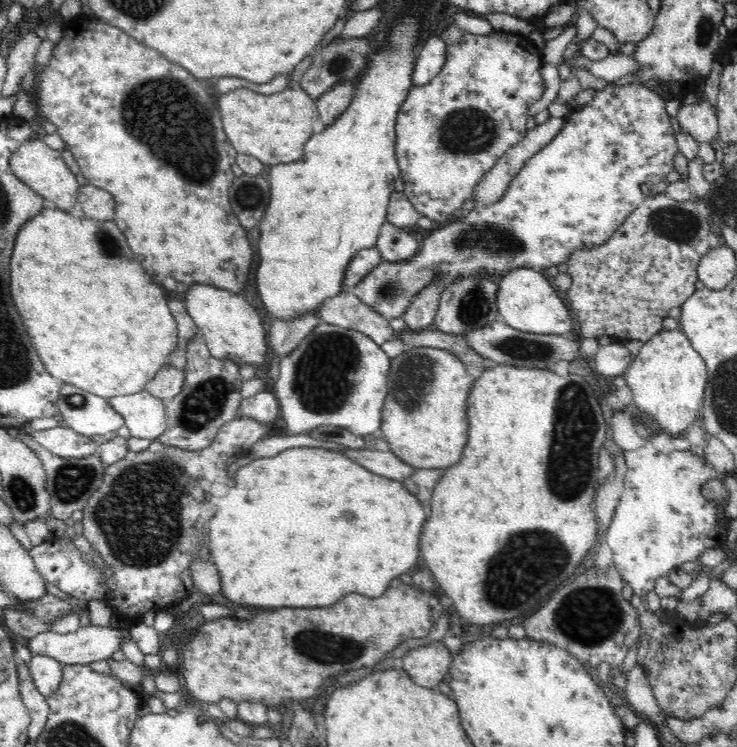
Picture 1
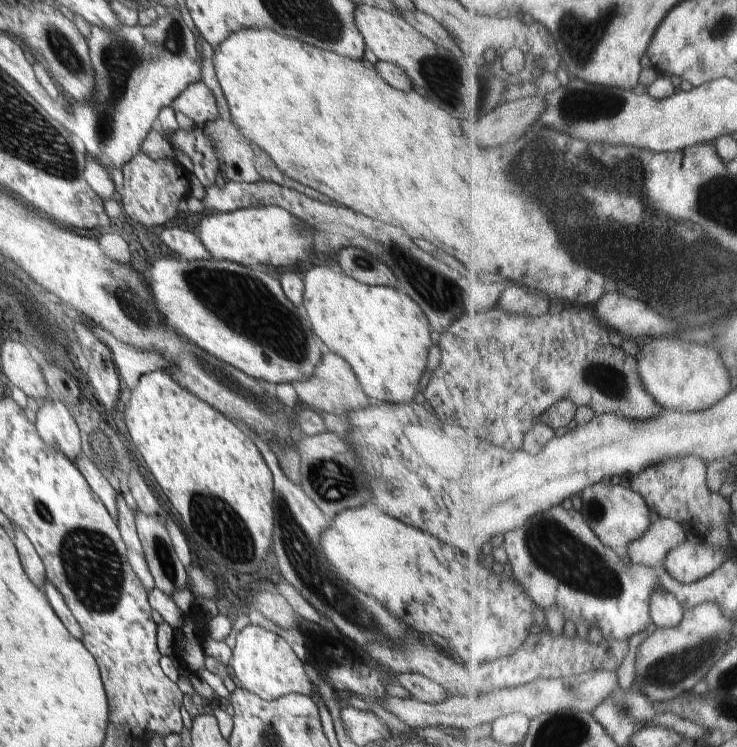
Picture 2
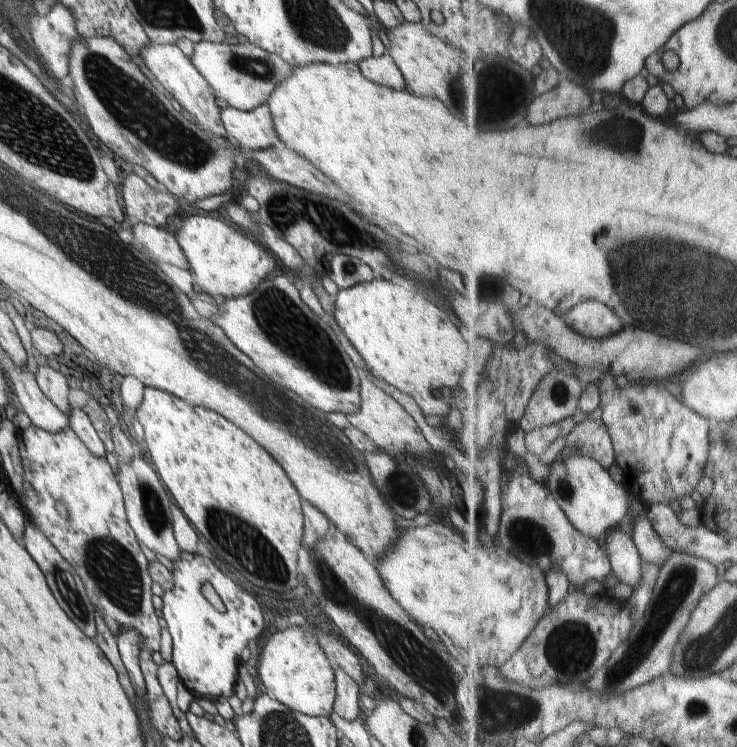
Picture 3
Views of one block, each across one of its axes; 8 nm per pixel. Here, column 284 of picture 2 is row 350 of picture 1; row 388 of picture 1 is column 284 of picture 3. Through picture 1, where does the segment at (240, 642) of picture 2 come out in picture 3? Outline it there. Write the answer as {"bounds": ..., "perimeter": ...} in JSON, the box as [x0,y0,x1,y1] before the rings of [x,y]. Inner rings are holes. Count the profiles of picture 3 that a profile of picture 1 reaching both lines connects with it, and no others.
{"bounds":[258,625,336,718],"perimeter":[[[295,625],[278,630],[268,638],[259,655],[258,677],[266,688],[266,695],[278,700],[289,710],[314,717],[330,718],[336,700],[336,682],[332,666],[318,646],[310,626]]]}

